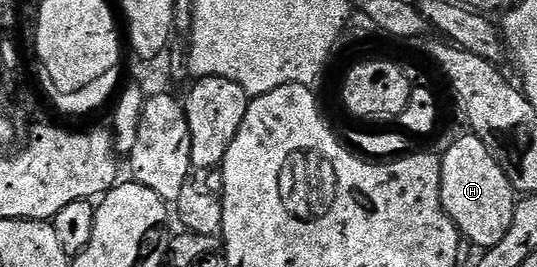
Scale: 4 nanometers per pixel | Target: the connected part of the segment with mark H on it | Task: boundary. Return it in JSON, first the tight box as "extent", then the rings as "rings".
{"extent":[441,133,518,250],"rings":[[[465,133],[454,141],[441,155],[441,204],[446,214],[453,220],[459,233],[466,239],[480,246],[482,250],[494,247],[507,235],[518,200],[514,186],[507,178],[499,162],[492,156],[487,145],[474,134]]]}

